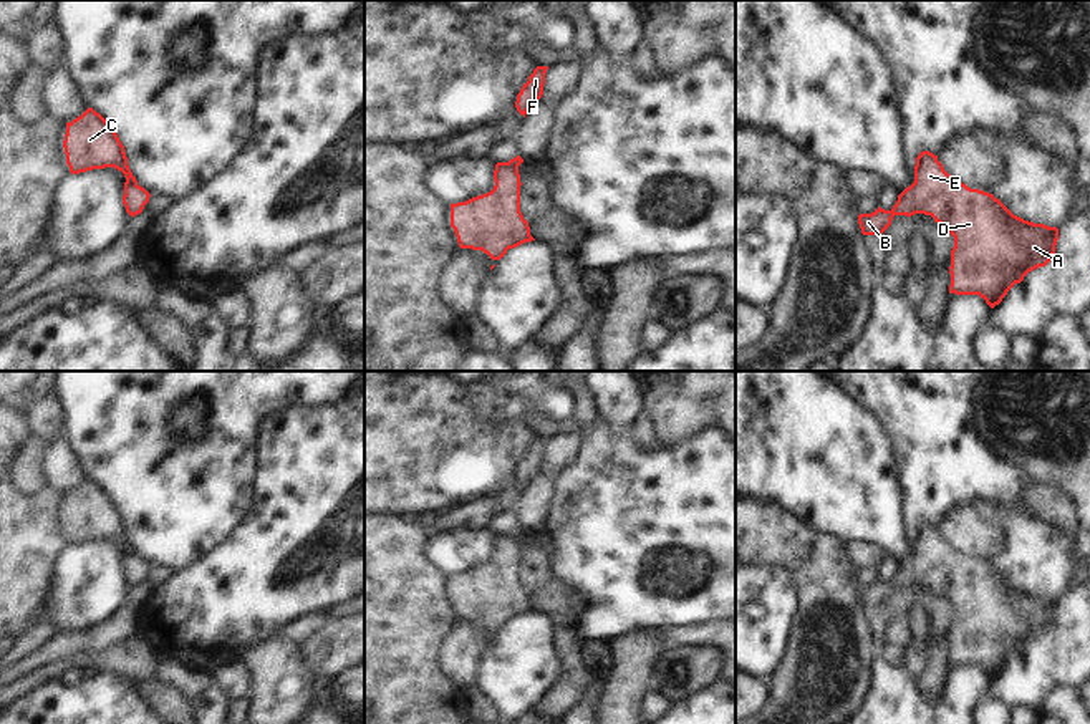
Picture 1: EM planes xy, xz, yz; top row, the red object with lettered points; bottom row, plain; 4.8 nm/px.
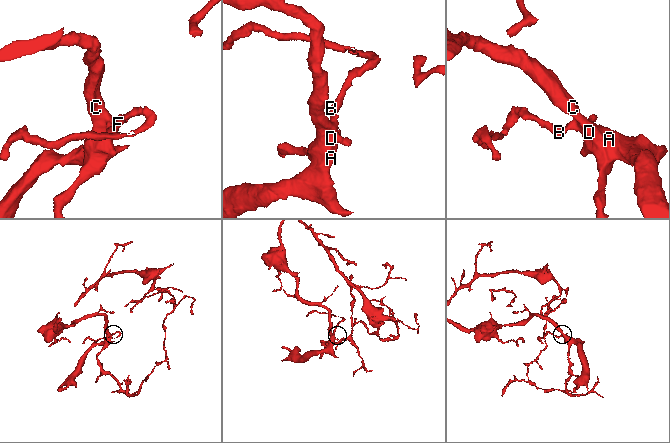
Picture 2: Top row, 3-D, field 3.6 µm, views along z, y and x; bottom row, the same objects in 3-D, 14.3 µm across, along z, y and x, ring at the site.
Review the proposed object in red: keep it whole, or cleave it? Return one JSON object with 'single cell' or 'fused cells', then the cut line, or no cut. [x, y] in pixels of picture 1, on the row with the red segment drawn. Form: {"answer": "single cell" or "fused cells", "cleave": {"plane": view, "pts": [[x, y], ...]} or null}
{"answer": "single cell", "cleave": null}

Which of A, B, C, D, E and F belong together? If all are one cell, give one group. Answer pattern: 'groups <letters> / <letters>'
groups A B C D E F

